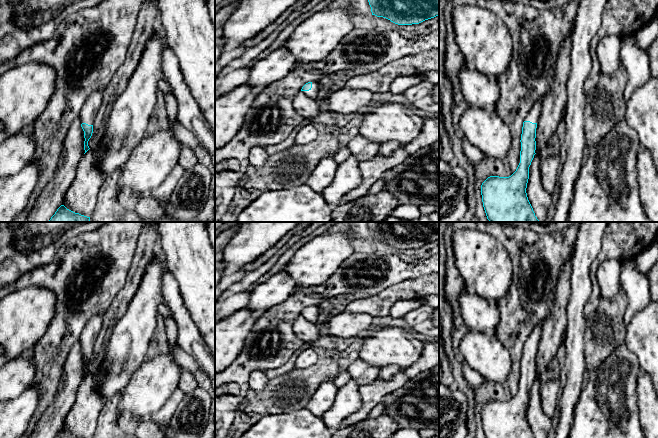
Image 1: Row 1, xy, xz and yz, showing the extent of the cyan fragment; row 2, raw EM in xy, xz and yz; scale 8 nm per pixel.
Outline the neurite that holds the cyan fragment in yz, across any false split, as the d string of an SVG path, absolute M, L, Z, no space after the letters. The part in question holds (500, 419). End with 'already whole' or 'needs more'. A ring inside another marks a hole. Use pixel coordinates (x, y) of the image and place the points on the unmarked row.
M543 324L527 337L521 358L520 387L509 401L490 400L481 409L486 438L535 438L528 424L526 412L529 391L536 374L536 352Z; needs more

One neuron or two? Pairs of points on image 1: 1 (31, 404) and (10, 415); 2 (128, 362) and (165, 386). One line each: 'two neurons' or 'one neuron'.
1: one neuron
2: two neurons

